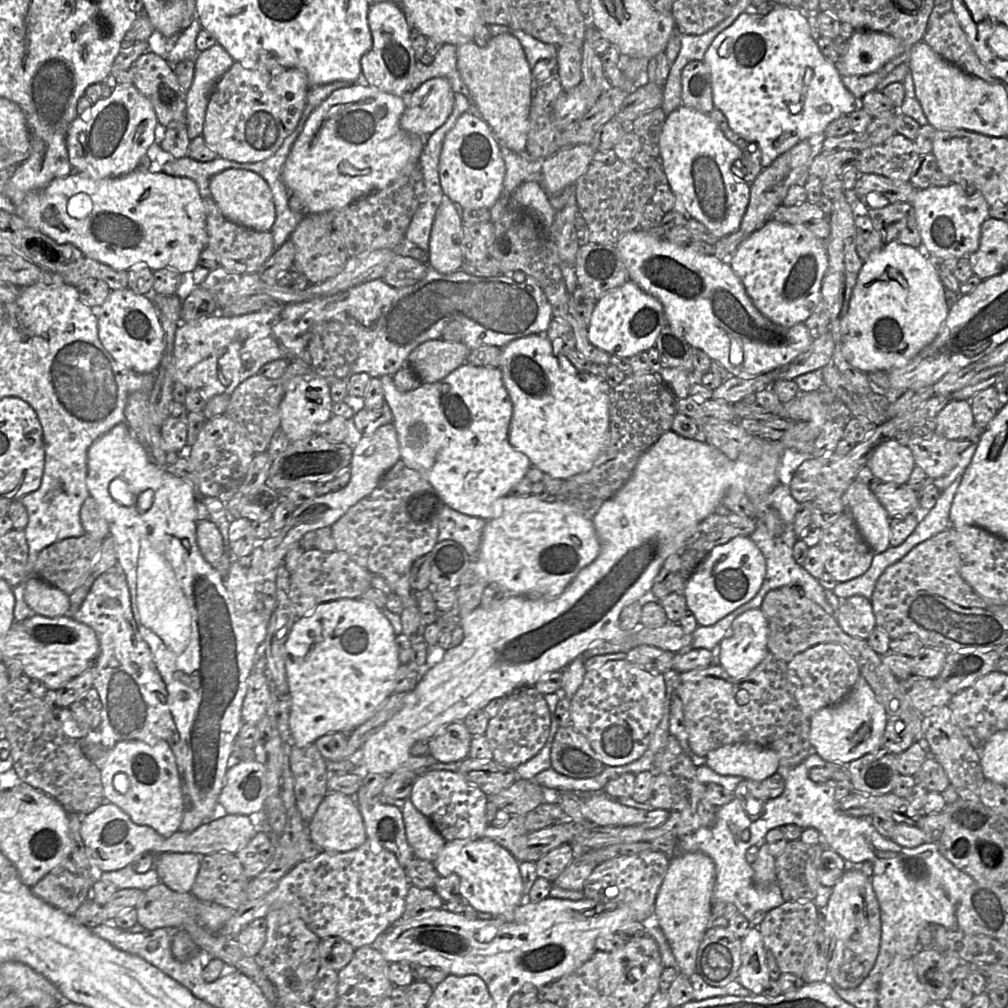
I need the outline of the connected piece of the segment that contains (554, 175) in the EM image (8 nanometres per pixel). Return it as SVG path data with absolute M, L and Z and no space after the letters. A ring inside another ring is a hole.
M589 144L563 148L542 164L542 186L548 196L575 184L593 162L596 151Z

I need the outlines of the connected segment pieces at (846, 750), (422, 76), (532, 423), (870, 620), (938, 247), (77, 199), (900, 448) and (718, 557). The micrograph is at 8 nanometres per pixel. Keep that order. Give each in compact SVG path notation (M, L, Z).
M860 675L847 696L835 705L817 710L810 718L809 741L825 761L848 764L871 752L880 752L888 715Z
M443 44L430 65L424 65L417 60L414 77L410 84L410 92L416 90L425 81L436 77L447 79L454 93L461 93L470 99L470 92L457 67L457 46Z
M536 334L504 346L499 368L513 405L511 446L524 453L532 466L555 479L567 480L587 472L608 442L608 383L576 369L554 342Z
M861 595L842 599L836 621L845 633L865 640L877 627L871 600Z
M951 182L947 186L930 186L918 190L910 204L915 212L921 246L926 254L939 259L960 259L977 251L981 225L989 218L990 208L981 192L975 190L972 195L968 195L961 185Z
M134 170L125 176L105 179L73 172L67 177L55 178L43 189L30 192L14 212L29 227L58 244L72 244L84 256L116 271L146 266L152 271L169 268L180 274L193 272L198 266L201 252L208 244L206 211L197 184L188 177L170 176L162 171Z
M889 439L875 449L866 466L883 483L905 484L916 463L909 447Z
M736 536L725 544L715 546L690 576L684 596L687 609L696 618L699 626L711 626L730 612L750 601L759 591L766 574L766 560L749 536Z

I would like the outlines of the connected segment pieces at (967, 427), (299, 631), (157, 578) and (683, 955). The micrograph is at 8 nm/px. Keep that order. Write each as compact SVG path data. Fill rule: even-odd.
M952 399L936 416L936 433L949 440L967 437L974 426L970 400Z
M338 599L317 605L310 613L297 618L285 643L285 670L291 695L289 712L290 741L293 747L304 748L329 733L349 732L369 720L394 693L394 682L400 666L395 646L395 633L389 620L374 603L361 599Z
M126 422L113 427L108 433L97 439L87 452L87 477L86 485L89 491L89 497L92 497L97 505L101 516L109 525L109 535L113 538L117 567L125 575L131 597L131 608L139 633L148 644L156 667L163 679L168 692L168 703L171 715L179 732L181 748L183 753L184 781L188 793L192 799L195 809L203 816L203 823L215 818L218 808L218 797L223 788L225 775L228 769L228 759L233 751L234 741L242 727L242 705L247 693L247 679L253 672L256 659L258 658L258 649L263 644L267 627L271 617L271 611L252 611L247 614L240 613L227 592L223 578L217 573L214 567L209 564L202 556L196 541L196 510L193 488L189 482L181 479L166 468L158 466L154 459L148 454L144 446L132 433ZM115 479L121 479L126 483L126 488L132 495L132 504L125 506L120 500L116 500L110 494L110 484Z
M689 852L669 858L658 890L654 916L662 929L682 974L694 974L699 946L711 921L716 870L713 860L701 852Z

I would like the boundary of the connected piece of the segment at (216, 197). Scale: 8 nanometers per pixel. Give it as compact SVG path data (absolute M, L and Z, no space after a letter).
M226 169L210 179L209 189L210 197L226 219L256 231L271 231L276 210L271 190L260 175L245 169Z

